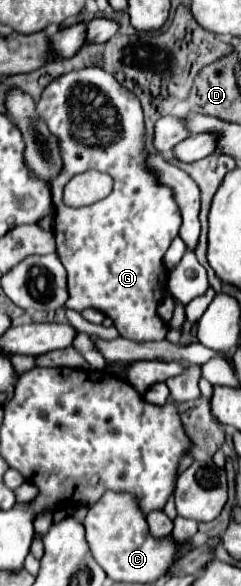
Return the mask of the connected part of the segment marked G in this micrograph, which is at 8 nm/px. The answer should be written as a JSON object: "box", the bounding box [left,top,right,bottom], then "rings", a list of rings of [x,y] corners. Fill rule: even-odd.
{"box":[37,68,181,342],"rings":[[[81,68],[69,74],[63,74],[47,84],[37,102],[37,114],[47,124],[49,132],[59,142],[59,152],[63,160],[61,172],[51,178],[49,188],[53,194],[53,218],[55,218],[55,240],[57,240],[57,256],[69,274],[69,300],[67,308],[85,310],[97,308],[105,316],[115,322],[119,334],[127,340],[135,342],[151,342],[165,338],[169,326],[161,322],[157,314],[157,306],[163,298],[163,274],[167,282],[167,270],[163,272],[163,256],[179,234],[181,226],[181,208],[175,200],[175,194],[169,186],[159,182],[159,174],[147,164],[145,152],[145,122],[143,108],[139,98],[121,86],[109,72],[101,68]],[[87,170],[99,170],[113,178],[113,192],[99,200],[97,204],[71,208],[63,204],[63,188],[65,184]]]}

